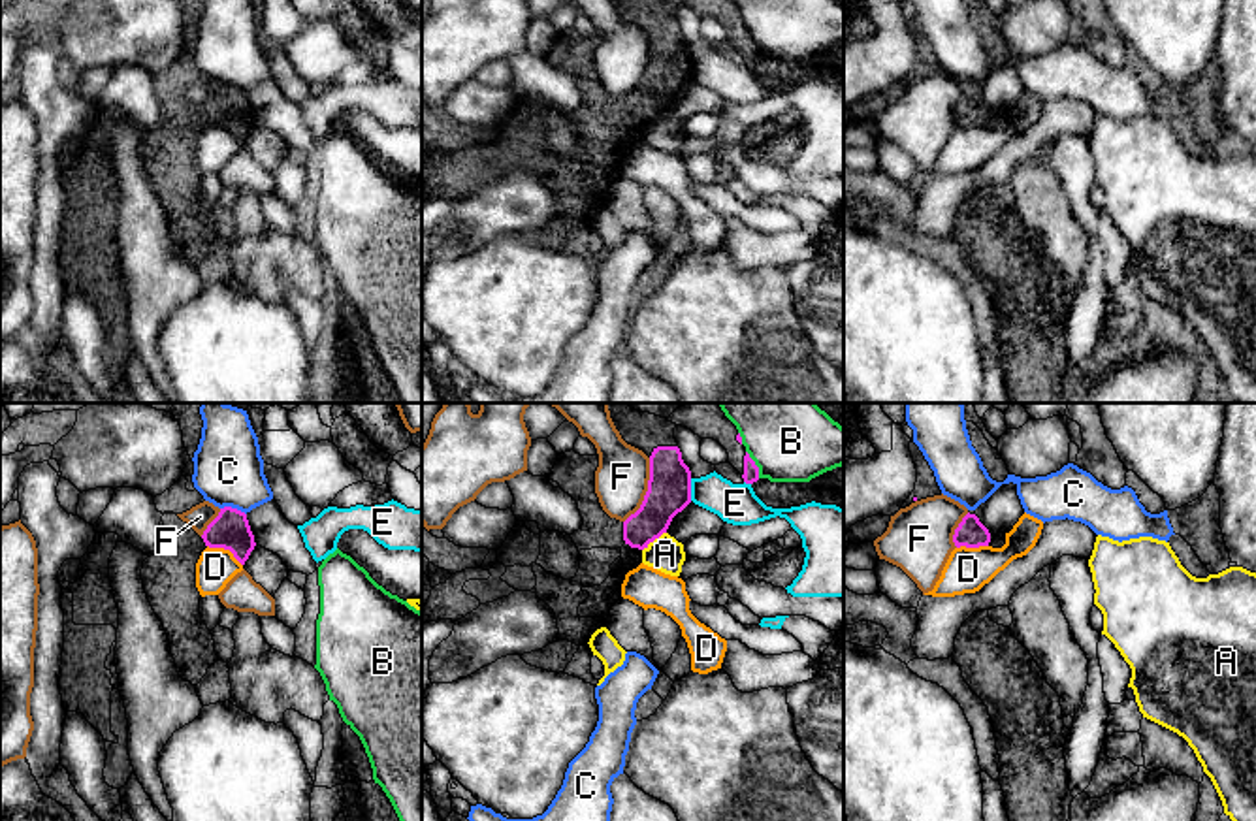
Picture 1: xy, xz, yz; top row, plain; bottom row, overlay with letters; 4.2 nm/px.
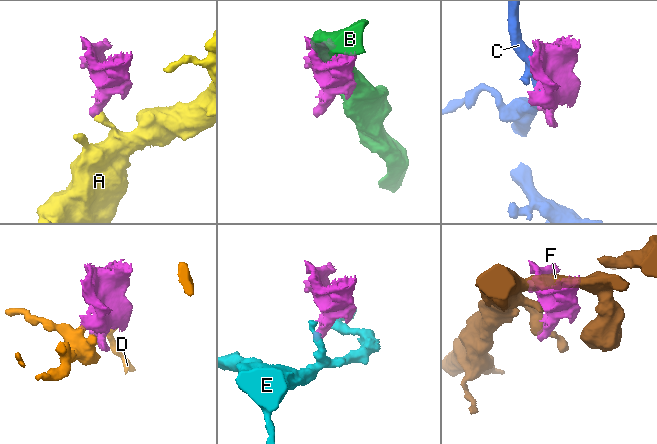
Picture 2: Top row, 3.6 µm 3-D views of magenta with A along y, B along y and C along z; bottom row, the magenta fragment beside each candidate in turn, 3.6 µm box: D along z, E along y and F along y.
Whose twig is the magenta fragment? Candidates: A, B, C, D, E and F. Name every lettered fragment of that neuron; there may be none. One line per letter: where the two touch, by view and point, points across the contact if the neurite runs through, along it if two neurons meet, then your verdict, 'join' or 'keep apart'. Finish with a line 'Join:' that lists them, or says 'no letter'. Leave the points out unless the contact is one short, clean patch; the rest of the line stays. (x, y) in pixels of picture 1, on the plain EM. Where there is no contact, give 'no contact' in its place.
A: meets magenta in xz at (654, 117); border along xz (665, 110), (643, 128); keep apart
B: meets magenta in xz at (754, 42); keep apart
C: meets magenta in xy at (234, 87); border along xy (221, 85), (236, 85), (245, 93); keep apart
D: meets magenta in xy at (226, 127); keep apart
E: meets magenta in xz at (690, 68); border along xz (690, 57), (692, 78); keep apart
F: meets magenta in xz at (648, 68); keep apart
Join: no letter

